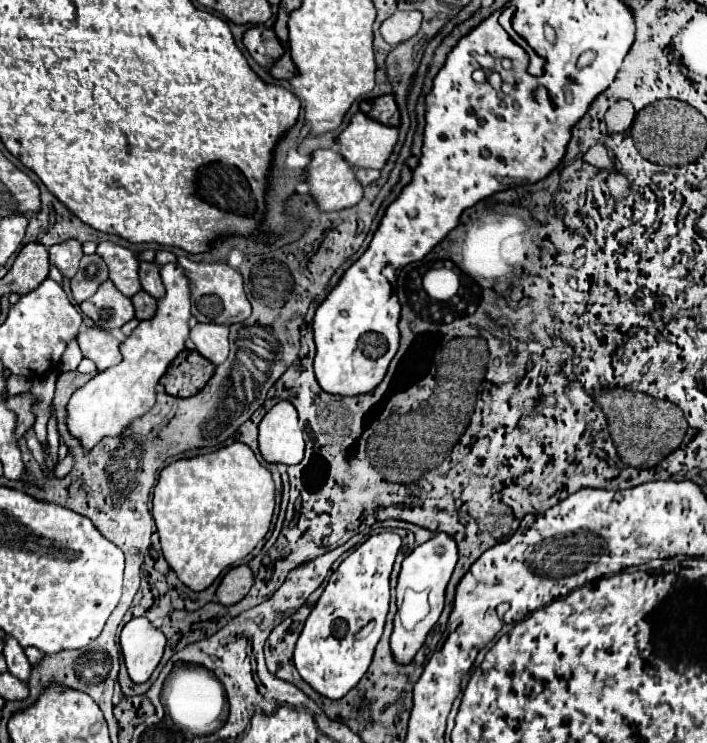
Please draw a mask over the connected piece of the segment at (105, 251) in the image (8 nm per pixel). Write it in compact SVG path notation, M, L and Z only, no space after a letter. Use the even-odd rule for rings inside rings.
M98 243L96 253L108 265L110 281L116 285L120 293L124 293L126 297L132 297L138 291L142 291L140 277L138 277L140 259L130 249L120 247L116 243Z

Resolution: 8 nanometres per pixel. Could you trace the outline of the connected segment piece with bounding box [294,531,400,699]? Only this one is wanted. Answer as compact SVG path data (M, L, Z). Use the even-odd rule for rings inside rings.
M392 531L372 535L368 541L358 545L342 563L340 567L332 573L320 601L312 609L310 617L306 619L306 625L302 629L302 635L296 643L294 651L294 663L300 673L300 677L316 689L320 695L328 699L342 699L352 687L358 685L358 681L364 677L376 643L380 641L384 621L388 615L388 603L390 603L390 573L392 565L396 561L396 555L400 551L400 537Z

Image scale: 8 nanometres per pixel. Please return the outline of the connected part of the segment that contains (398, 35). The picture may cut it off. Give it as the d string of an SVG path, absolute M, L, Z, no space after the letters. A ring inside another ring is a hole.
M398 11L382 23L380 33L386 43L396 47L402 41L408 41L412 35L416 35L420 29L420 23L422 23L420 11Z

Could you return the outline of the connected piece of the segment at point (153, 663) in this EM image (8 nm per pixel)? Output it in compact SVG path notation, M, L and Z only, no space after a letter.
M136 617L124 625L120 645L130 679L134 683L144 683L150 679L164 655L166 637L146 617Z

